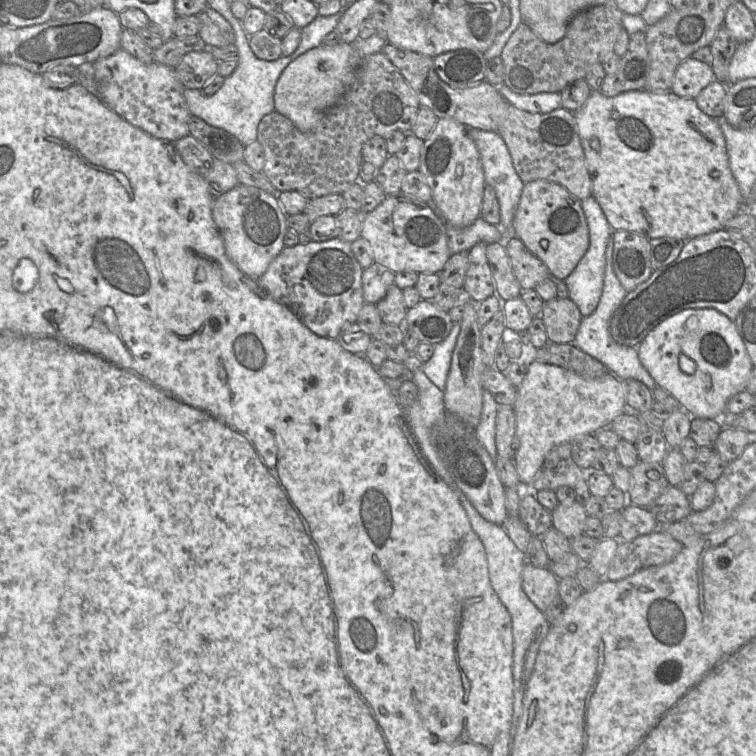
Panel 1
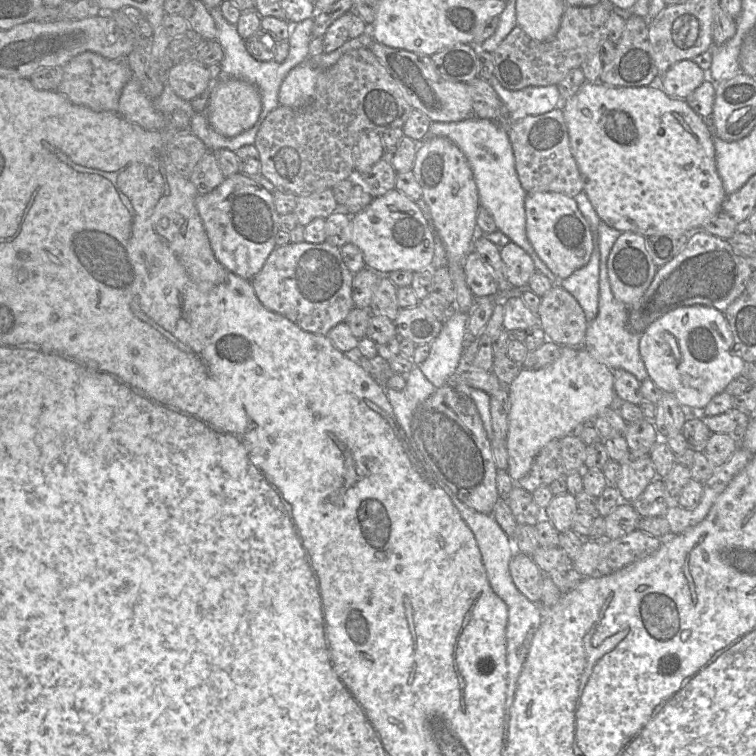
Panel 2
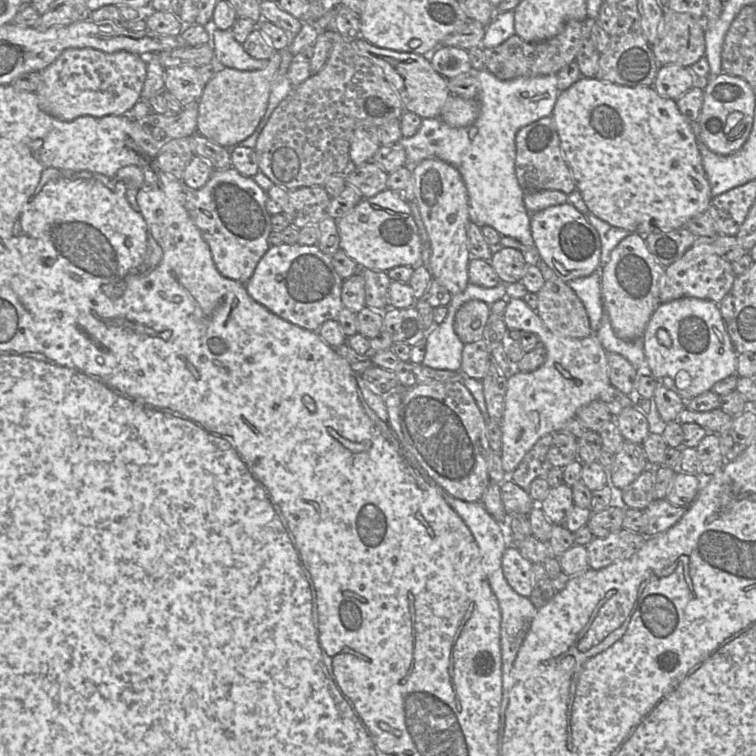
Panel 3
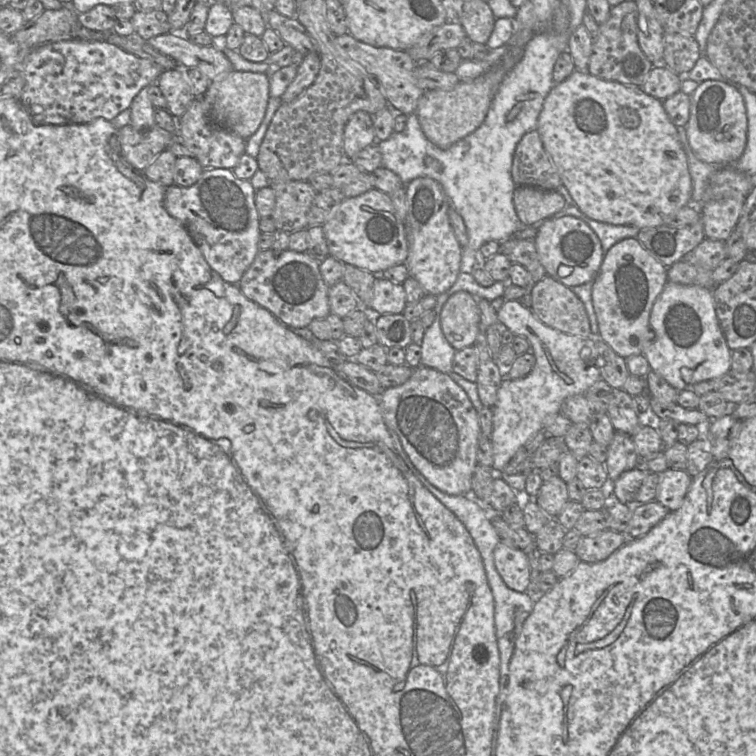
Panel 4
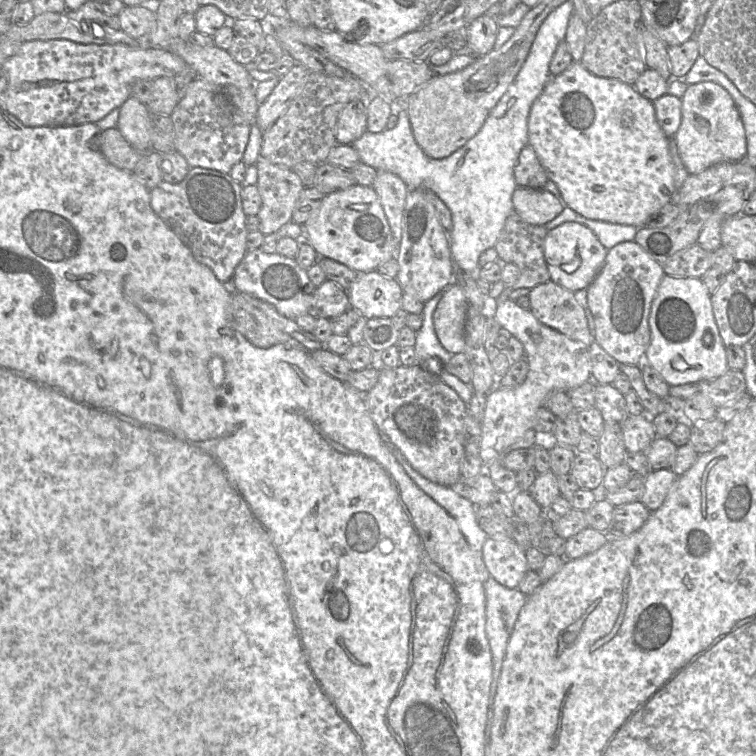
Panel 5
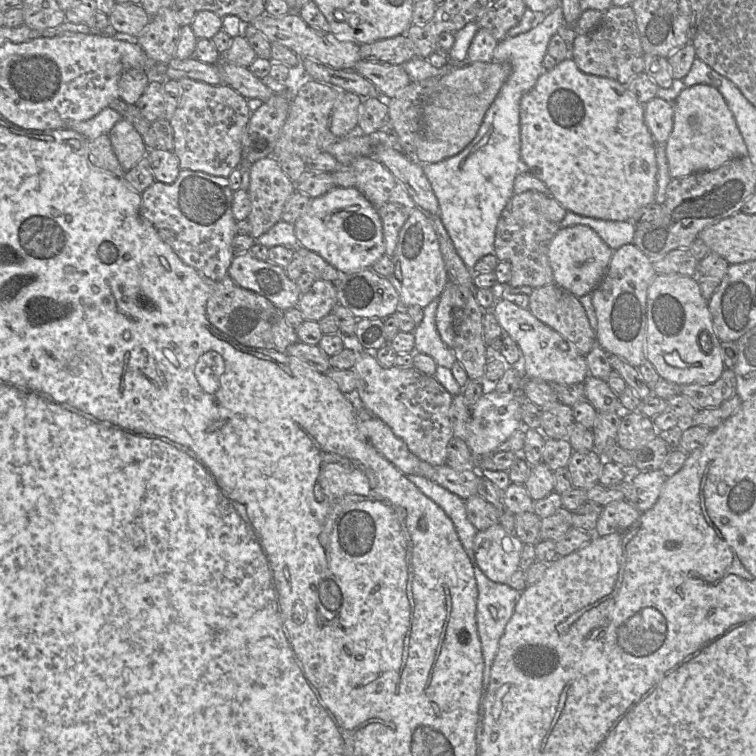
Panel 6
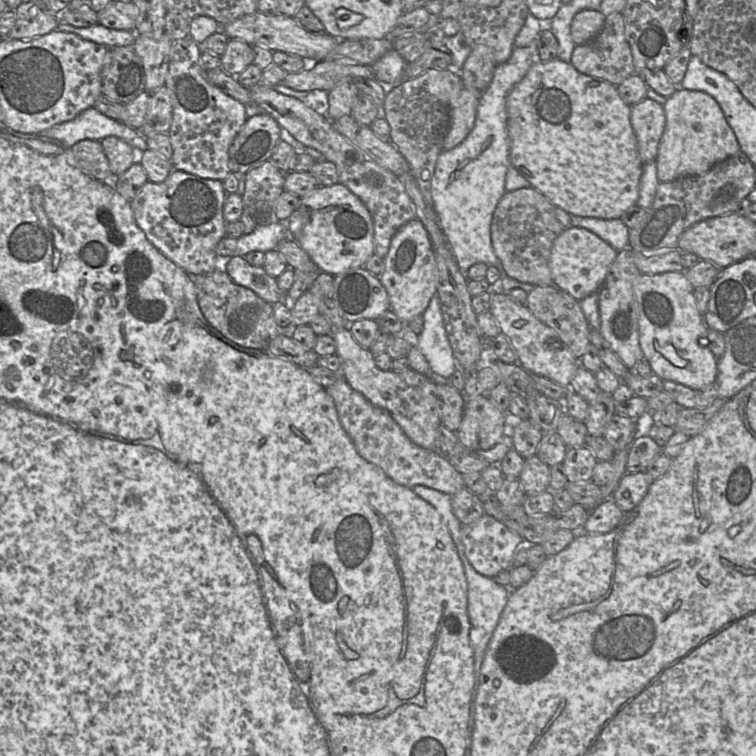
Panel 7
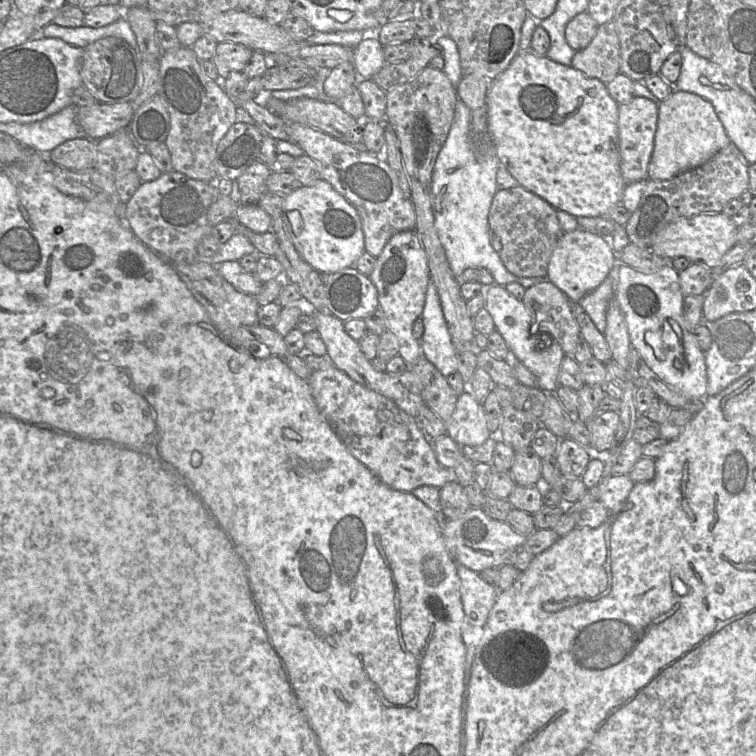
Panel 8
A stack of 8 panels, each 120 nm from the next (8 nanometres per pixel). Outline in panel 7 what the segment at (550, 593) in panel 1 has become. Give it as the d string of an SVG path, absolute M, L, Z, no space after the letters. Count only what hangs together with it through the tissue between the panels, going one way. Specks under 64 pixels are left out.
M484 514L471 524L462 525L461 539L464 545L465 556L472 567L487 578L493 578L503 570L510 570L515 552L524 544L523 537L488 514Z

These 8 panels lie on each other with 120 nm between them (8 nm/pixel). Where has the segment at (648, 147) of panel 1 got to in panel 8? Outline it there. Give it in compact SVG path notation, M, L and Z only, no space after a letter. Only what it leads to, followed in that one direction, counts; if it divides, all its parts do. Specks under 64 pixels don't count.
M519 51L508 68L490 82L486 96L488 130L492 136L497 157L501 164L519 182L519 185L547 201L556 210L563 210L575 217L605 217L613 207L621 204L626 187L621 169L618 137L619 104L609 94L606 84L597 78L590 78L582 71L557 63L533 51Z

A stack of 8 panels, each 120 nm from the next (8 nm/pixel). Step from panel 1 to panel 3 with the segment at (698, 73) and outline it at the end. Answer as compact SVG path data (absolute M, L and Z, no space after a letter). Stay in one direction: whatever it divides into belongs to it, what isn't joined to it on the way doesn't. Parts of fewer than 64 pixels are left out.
M669 64L659 67L653 88L661 97L677 100L693 87L694 80L691 67Z

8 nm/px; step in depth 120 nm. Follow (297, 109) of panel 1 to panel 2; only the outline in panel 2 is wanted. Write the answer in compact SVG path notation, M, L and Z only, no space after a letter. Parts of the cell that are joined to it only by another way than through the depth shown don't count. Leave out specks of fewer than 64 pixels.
M307 60L294 67L281 83L279 105L300 108L309 104L315 95L319 72Z

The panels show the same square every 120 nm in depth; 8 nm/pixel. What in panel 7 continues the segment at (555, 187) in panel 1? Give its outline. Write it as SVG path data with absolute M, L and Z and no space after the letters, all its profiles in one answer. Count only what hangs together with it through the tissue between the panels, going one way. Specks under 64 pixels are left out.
M582 227L564 228L553 243L550 254L552 281L559 289L569 293L576 300L599 292L613 264L618 251L595 233Z

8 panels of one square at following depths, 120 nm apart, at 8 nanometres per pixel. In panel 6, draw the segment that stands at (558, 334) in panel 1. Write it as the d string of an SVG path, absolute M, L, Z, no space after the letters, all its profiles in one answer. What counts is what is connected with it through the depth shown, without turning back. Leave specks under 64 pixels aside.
M555 283L534 288L529 295L528 309L542 323L574 343L584 355L587 355L597 345L596 333L590 325L579 298Z

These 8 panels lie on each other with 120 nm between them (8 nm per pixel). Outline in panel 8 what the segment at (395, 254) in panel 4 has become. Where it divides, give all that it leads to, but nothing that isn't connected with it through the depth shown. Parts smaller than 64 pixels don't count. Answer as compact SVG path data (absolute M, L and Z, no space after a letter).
M324 180L309 186L302 185L284 196L281 219L300 256L318 272L334 274L352 267L365 251L358 212Z

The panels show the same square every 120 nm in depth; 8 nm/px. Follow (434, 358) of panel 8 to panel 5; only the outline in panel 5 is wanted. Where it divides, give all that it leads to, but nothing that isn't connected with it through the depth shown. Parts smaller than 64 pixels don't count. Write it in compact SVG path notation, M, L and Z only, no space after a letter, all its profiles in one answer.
M449 285L424 303L423 323L416 332L414 349L420 362L431 357L438 357L444 364L448 363L454 354L448 352L440 343L434 327L435 309Z

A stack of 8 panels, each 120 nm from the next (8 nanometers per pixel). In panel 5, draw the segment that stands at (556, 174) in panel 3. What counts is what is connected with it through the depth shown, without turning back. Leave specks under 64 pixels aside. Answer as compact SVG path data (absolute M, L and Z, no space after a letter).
M529 144L521 150L514 168L514 178L518 187L542 189L549 180L533 147Z

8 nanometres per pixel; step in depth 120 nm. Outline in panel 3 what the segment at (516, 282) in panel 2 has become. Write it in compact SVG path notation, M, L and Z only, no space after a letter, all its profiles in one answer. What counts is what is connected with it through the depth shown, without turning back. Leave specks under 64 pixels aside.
M493 246L493 254L489 261L498 275L500 282L511 284L519 282L526 273L528 258L519 250Z

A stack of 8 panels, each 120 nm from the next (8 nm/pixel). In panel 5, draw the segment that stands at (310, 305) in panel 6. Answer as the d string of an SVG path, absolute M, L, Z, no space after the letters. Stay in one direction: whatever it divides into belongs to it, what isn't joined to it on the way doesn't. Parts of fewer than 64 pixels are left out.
M325 280L316 288L312 312L317 317L331 319L350 308L347 291L331 280Z

